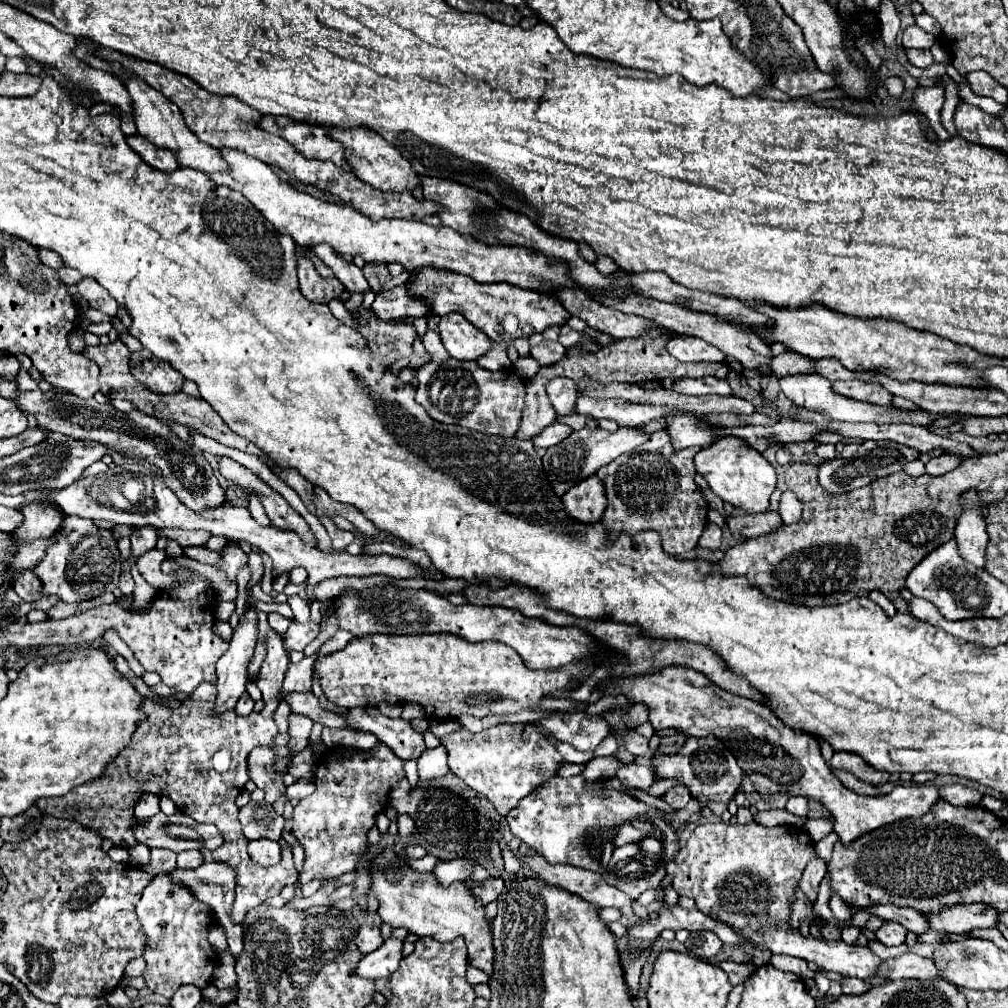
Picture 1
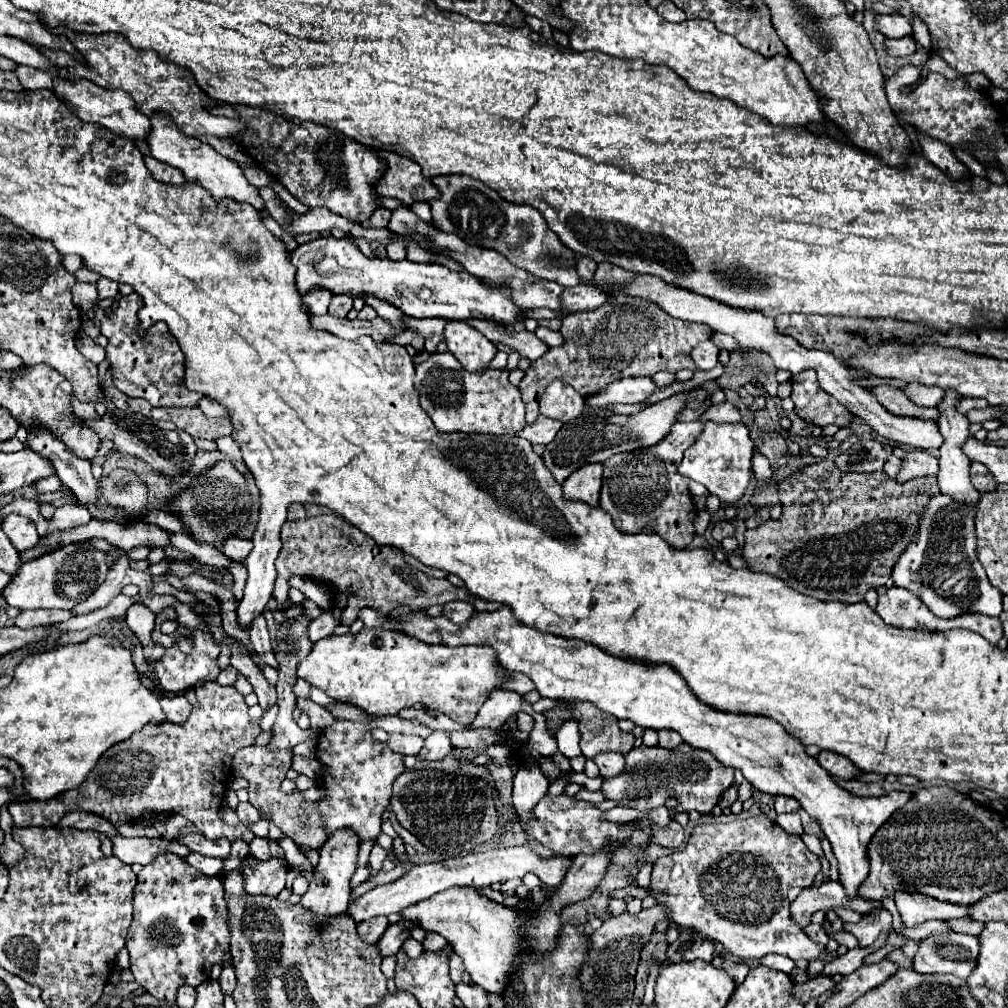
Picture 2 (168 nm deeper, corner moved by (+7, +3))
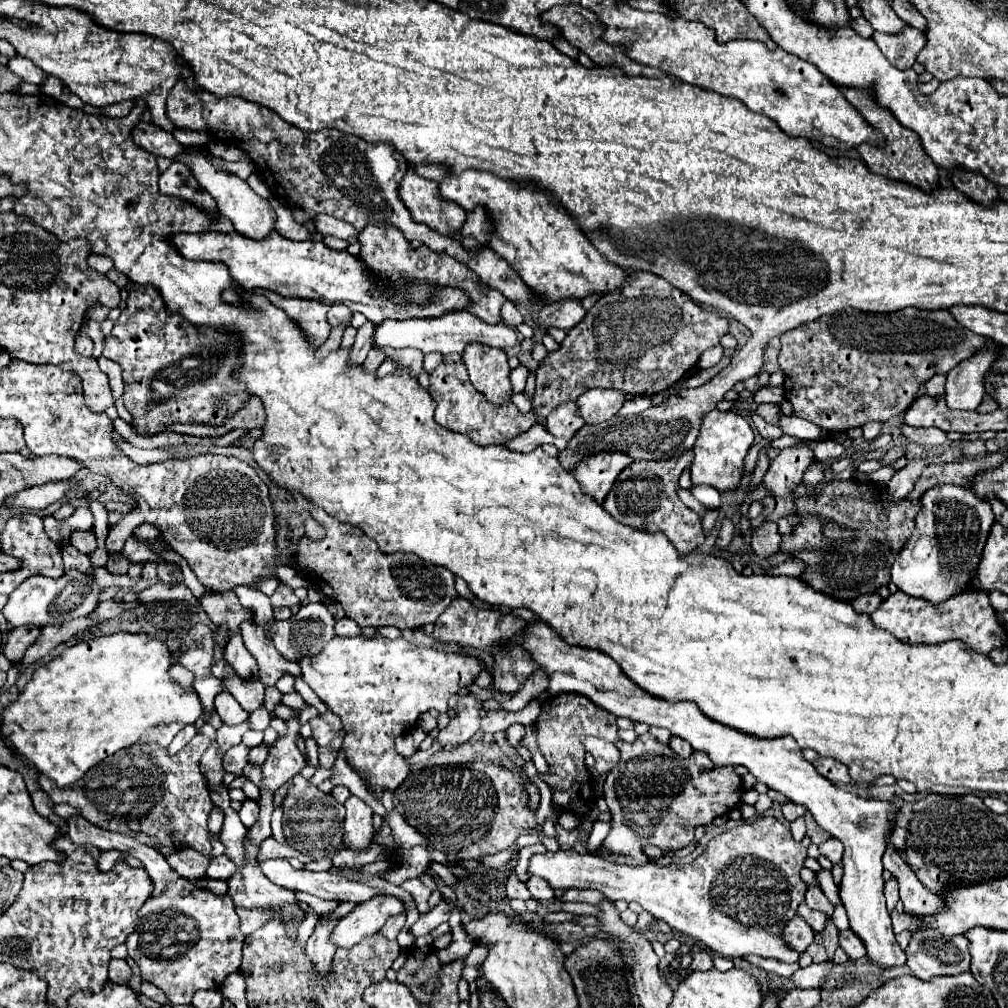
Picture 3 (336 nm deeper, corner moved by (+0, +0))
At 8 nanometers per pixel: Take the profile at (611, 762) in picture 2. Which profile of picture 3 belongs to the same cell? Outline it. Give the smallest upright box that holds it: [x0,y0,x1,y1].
[583,737,619,773]

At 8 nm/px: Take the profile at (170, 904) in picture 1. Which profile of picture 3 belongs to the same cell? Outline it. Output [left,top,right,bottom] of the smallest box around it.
[67,815,245,1005]

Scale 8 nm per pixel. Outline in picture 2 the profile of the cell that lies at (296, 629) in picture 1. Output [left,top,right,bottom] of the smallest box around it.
[308,612,336,642]

